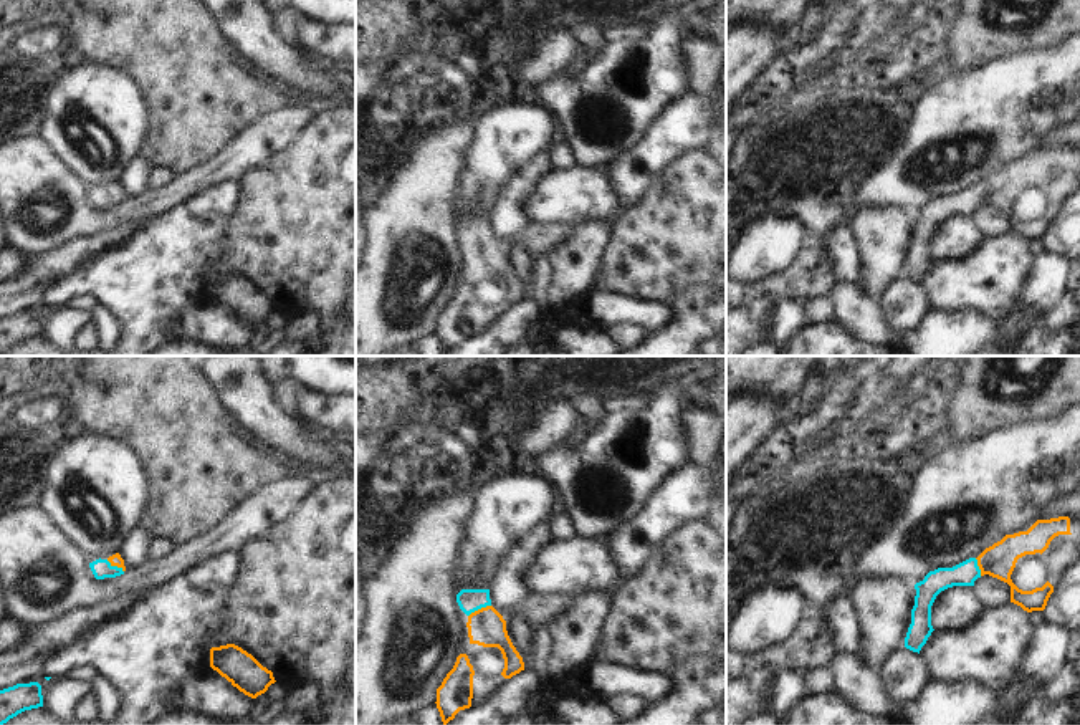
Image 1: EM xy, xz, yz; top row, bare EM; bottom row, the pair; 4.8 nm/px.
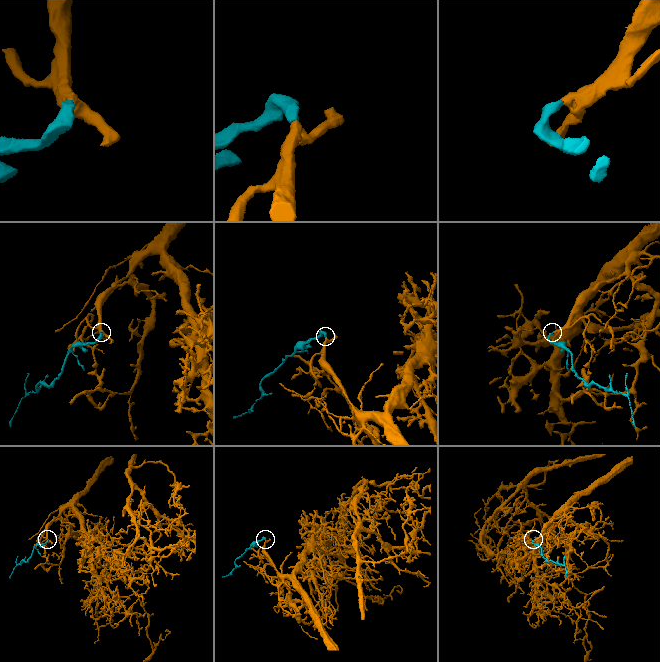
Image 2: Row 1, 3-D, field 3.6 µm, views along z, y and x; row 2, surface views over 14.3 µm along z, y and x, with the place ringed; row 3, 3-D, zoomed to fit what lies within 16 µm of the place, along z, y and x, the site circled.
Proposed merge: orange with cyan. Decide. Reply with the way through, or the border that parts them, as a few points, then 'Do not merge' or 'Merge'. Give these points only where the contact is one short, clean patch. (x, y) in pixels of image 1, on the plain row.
Path across: xz (487, 257), (478, 239), (468, 229). Merge.

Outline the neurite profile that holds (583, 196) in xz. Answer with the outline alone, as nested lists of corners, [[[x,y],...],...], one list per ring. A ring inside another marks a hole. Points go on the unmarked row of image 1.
[[[607,166],[569,167],[544,174],[524,200],[528,223],[599,227],[622,210]]]

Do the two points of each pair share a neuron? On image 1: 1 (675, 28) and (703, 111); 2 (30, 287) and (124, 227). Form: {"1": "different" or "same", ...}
{"1": "different", "2": "same"}

